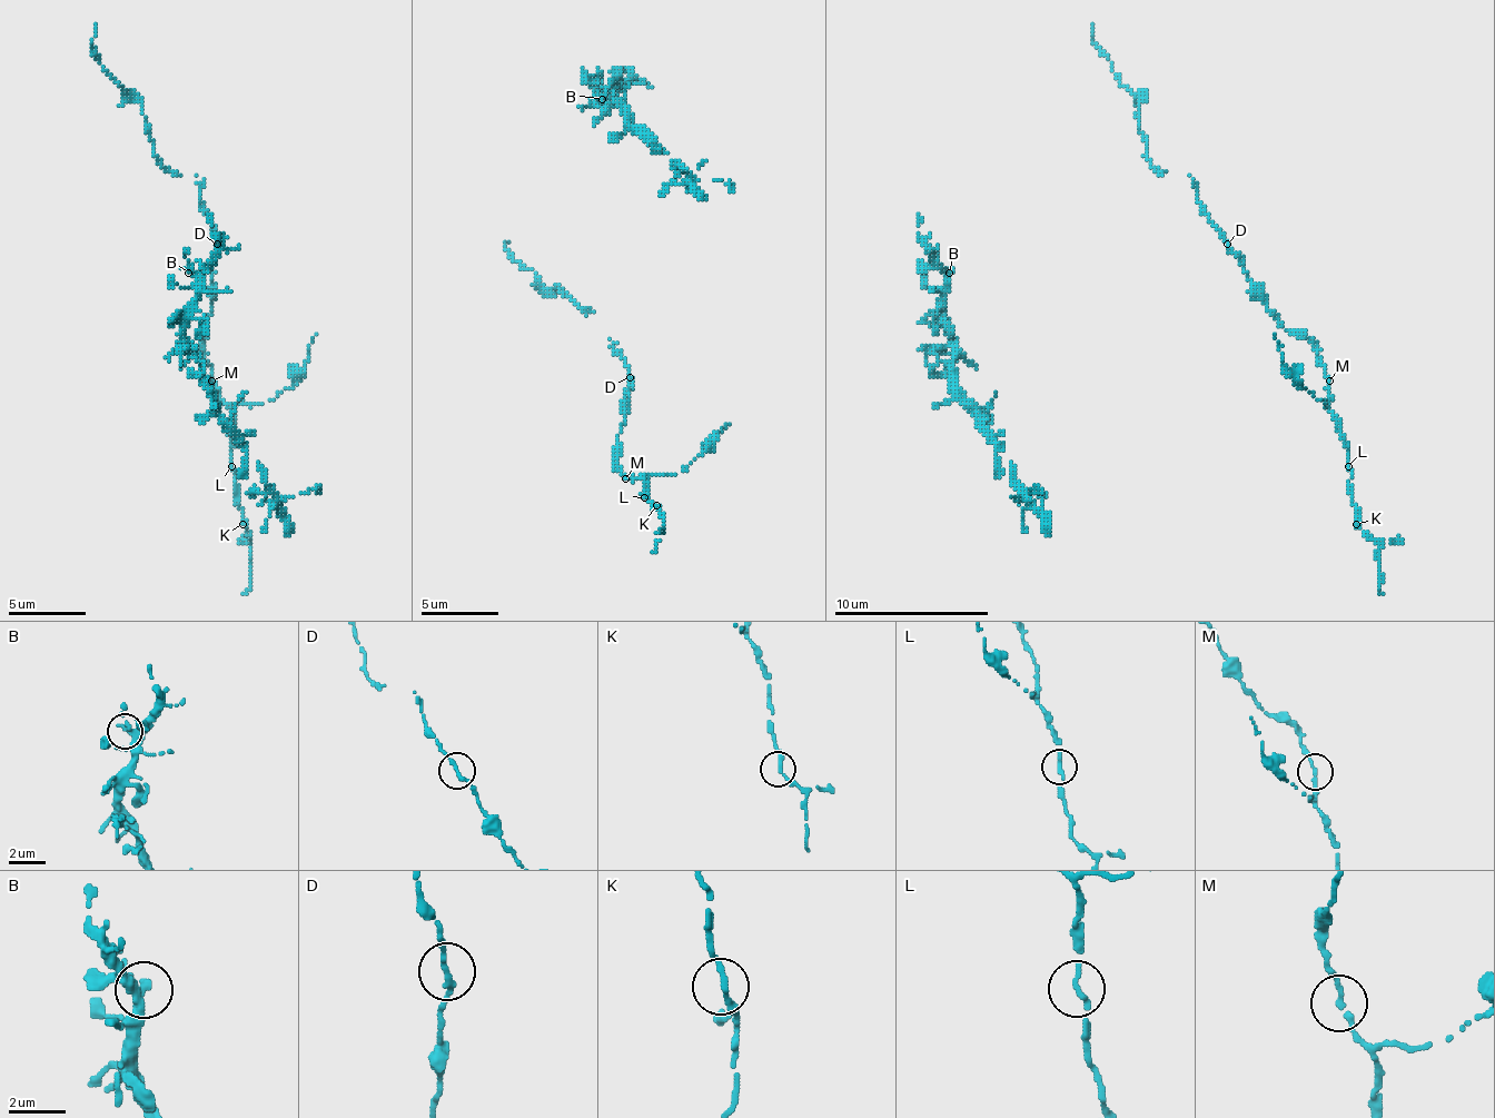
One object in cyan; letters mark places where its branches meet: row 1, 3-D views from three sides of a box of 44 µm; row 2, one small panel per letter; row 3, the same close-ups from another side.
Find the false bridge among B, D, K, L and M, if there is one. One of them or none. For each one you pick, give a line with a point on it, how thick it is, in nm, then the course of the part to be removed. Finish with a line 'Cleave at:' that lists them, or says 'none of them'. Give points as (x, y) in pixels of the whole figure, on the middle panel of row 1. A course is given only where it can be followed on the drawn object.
Cleave at: none of them

